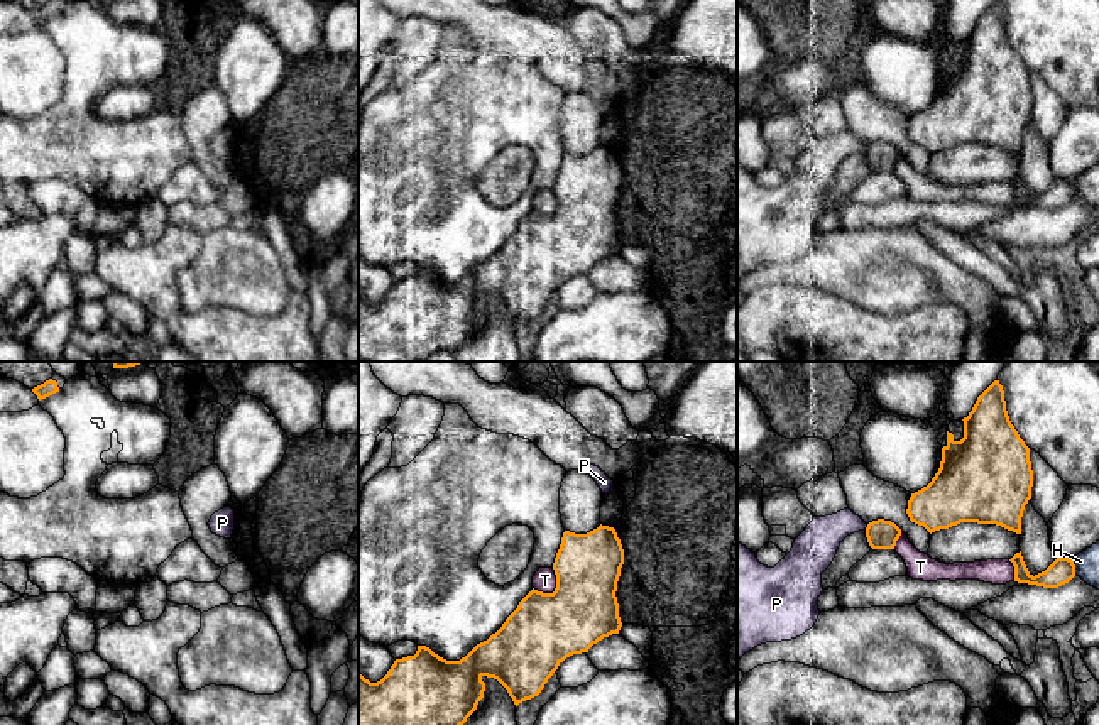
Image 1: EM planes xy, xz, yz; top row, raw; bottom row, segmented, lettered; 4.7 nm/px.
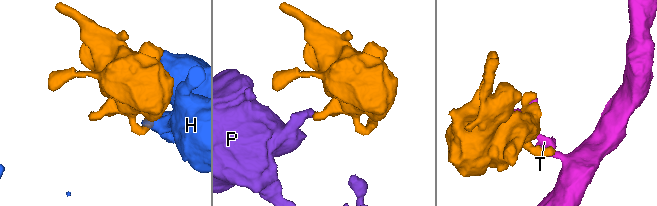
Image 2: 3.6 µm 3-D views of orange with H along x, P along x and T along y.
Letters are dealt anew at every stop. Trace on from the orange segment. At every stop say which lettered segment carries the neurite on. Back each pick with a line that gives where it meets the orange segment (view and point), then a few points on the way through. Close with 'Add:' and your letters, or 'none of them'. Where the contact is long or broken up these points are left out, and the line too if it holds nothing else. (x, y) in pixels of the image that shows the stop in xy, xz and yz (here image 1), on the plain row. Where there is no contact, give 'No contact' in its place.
Add: none of them

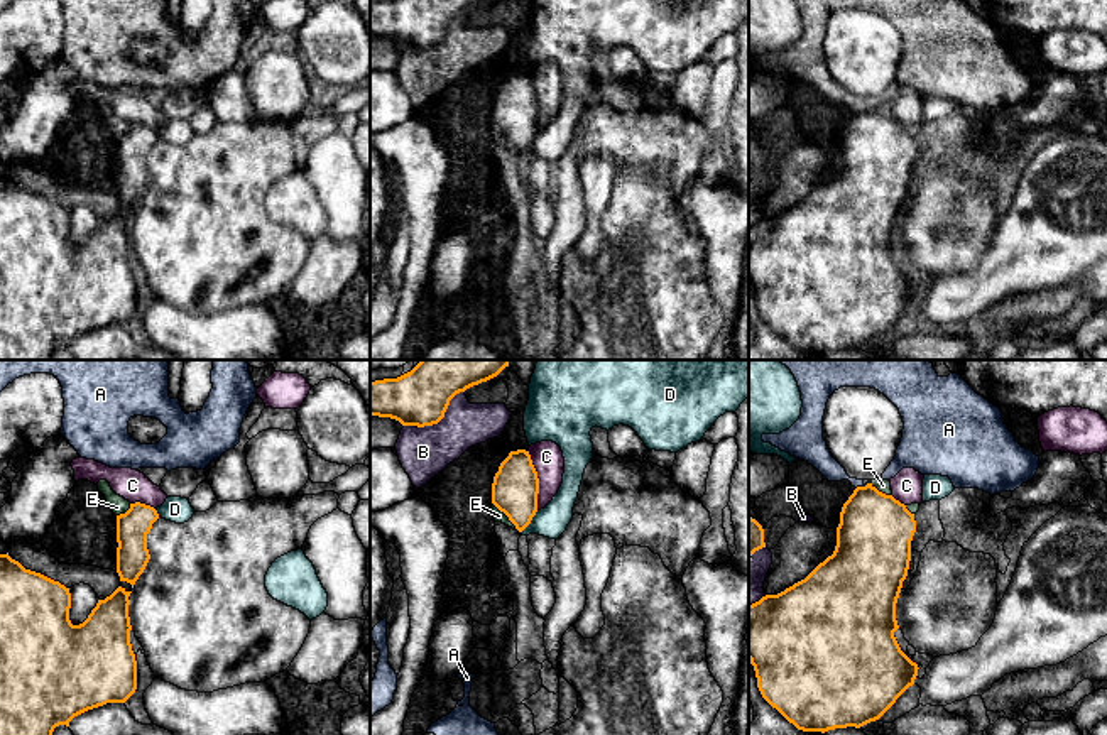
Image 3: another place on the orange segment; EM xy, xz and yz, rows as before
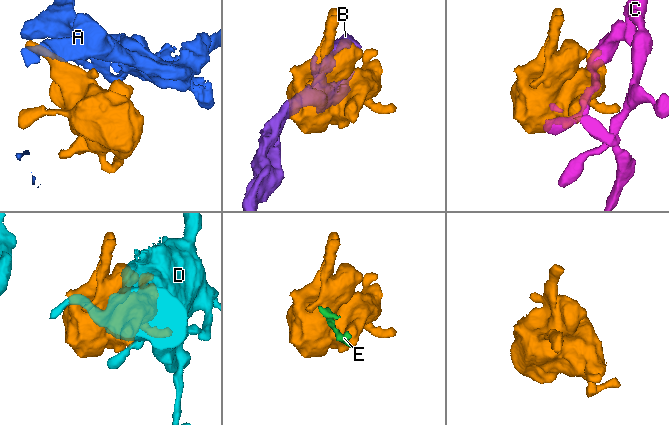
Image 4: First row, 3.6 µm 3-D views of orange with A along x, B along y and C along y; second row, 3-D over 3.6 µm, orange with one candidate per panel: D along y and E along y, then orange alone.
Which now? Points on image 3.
E: Touches orange at xz (506, 136). Path across: xz (516, 107), (514, 127), (506, 136), (499, 137)
Add: E

